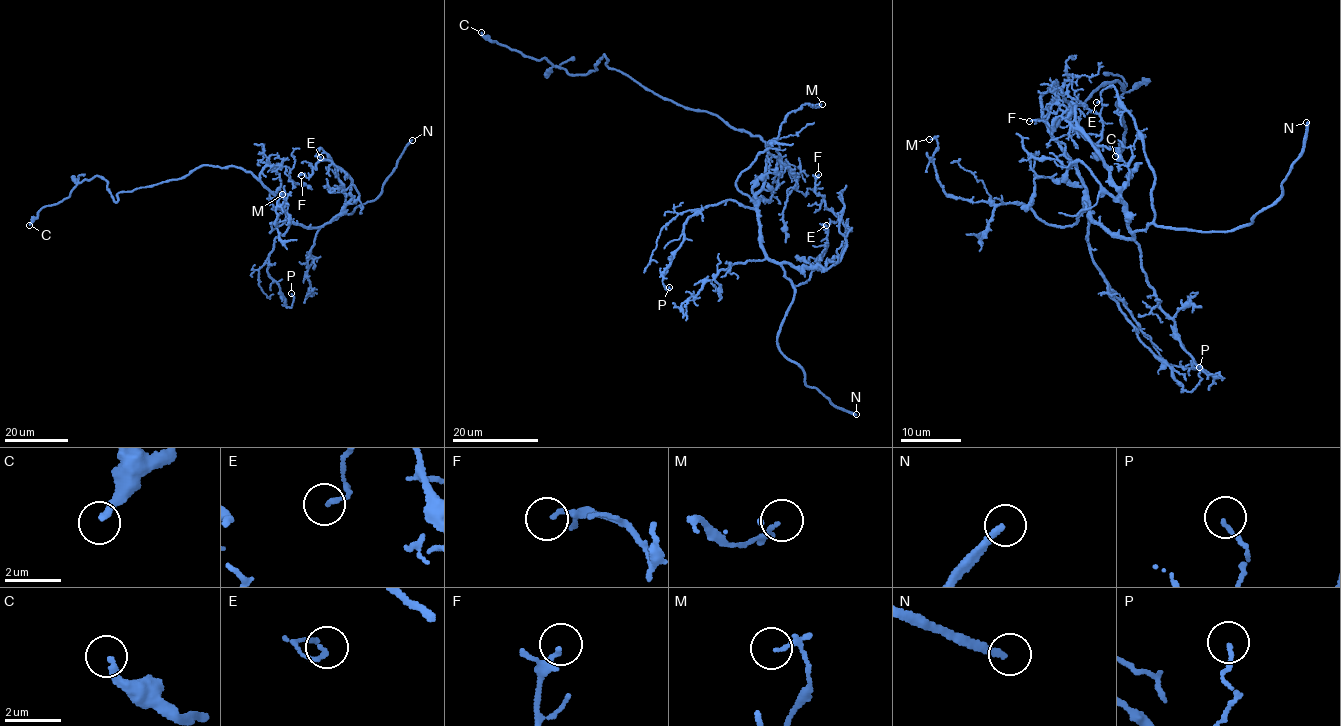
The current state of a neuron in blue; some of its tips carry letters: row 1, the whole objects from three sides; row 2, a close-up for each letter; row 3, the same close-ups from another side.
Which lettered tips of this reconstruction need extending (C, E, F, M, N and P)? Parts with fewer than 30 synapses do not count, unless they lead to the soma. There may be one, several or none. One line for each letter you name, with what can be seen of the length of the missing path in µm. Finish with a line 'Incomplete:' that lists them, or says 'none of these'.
C: 25 µm
N: 70 µm
Incomplete: C, N

